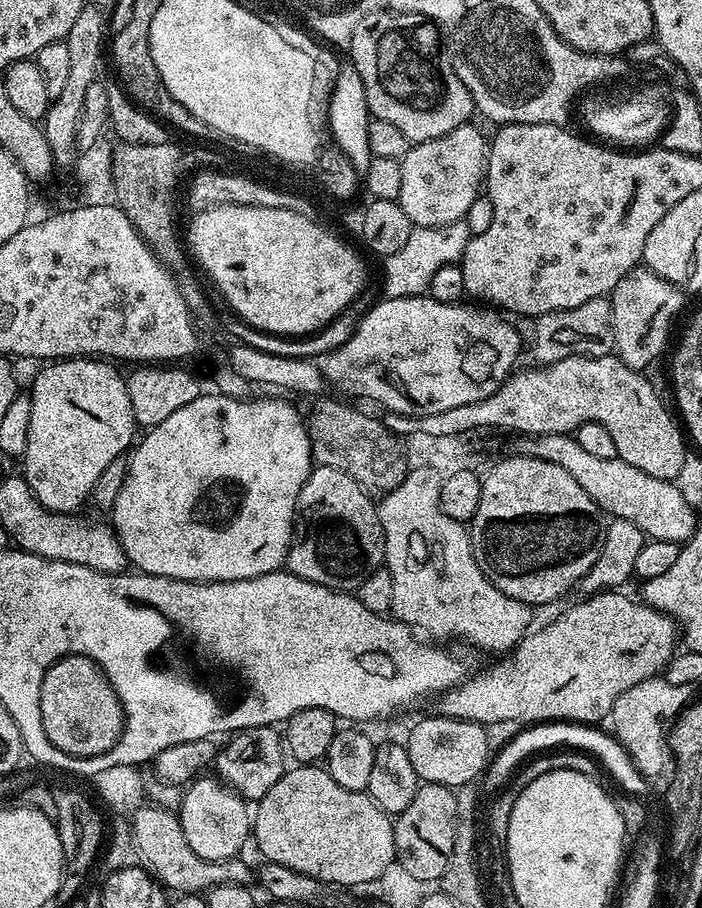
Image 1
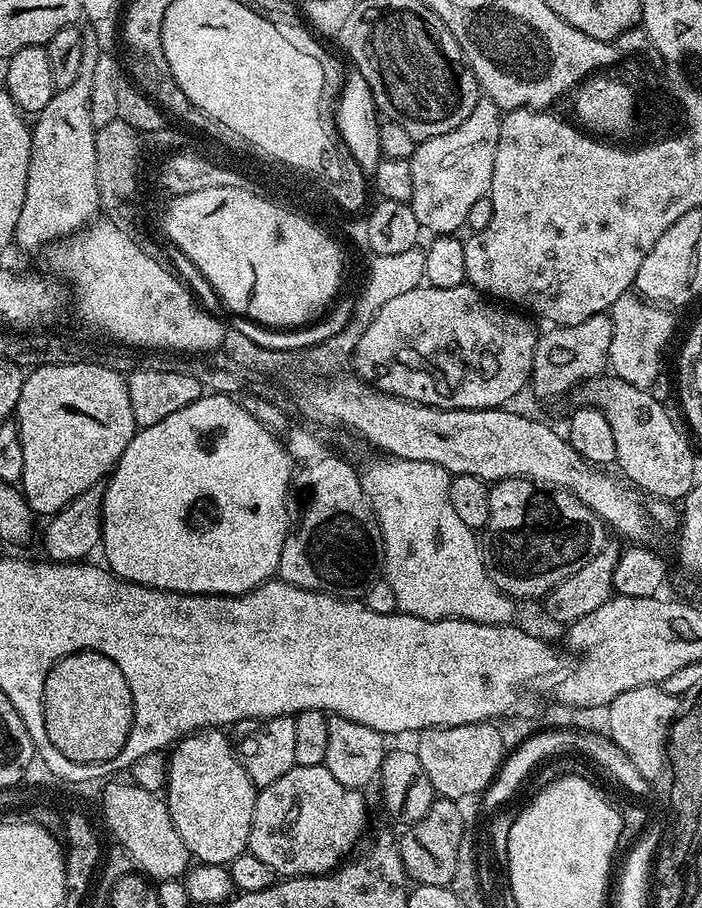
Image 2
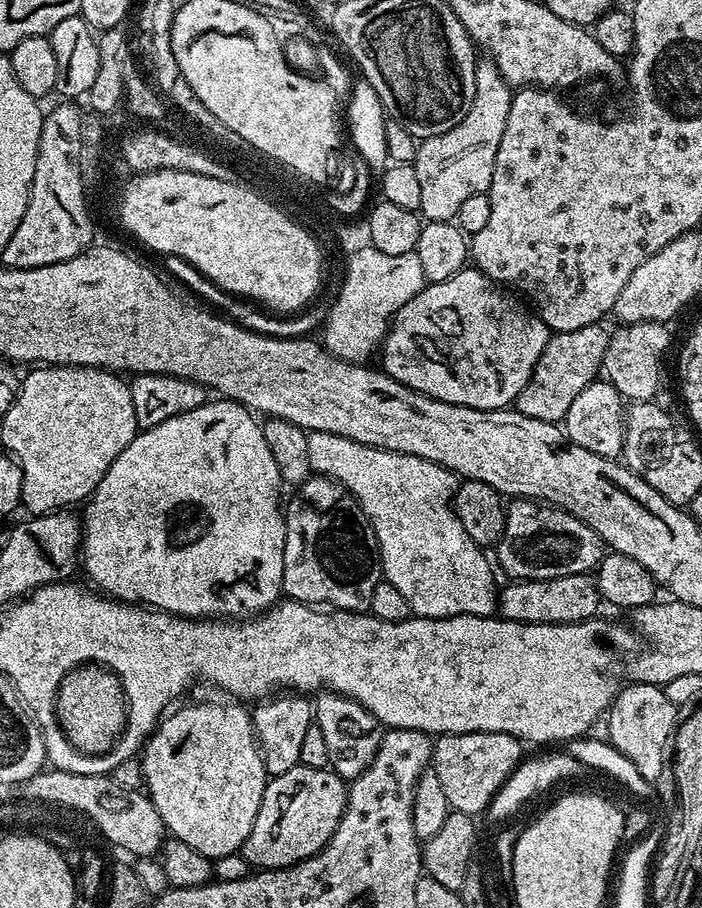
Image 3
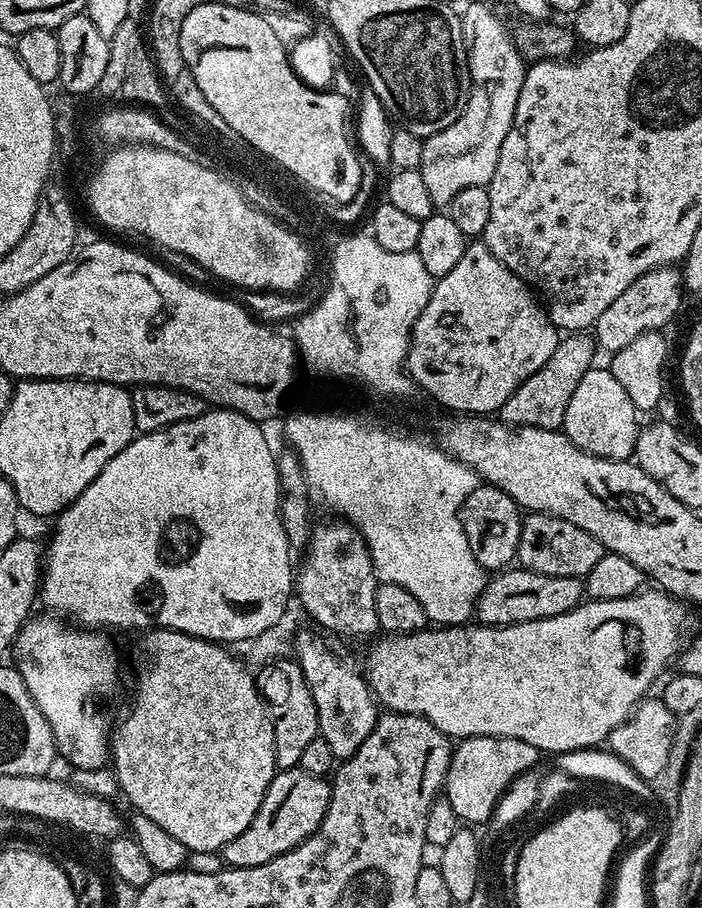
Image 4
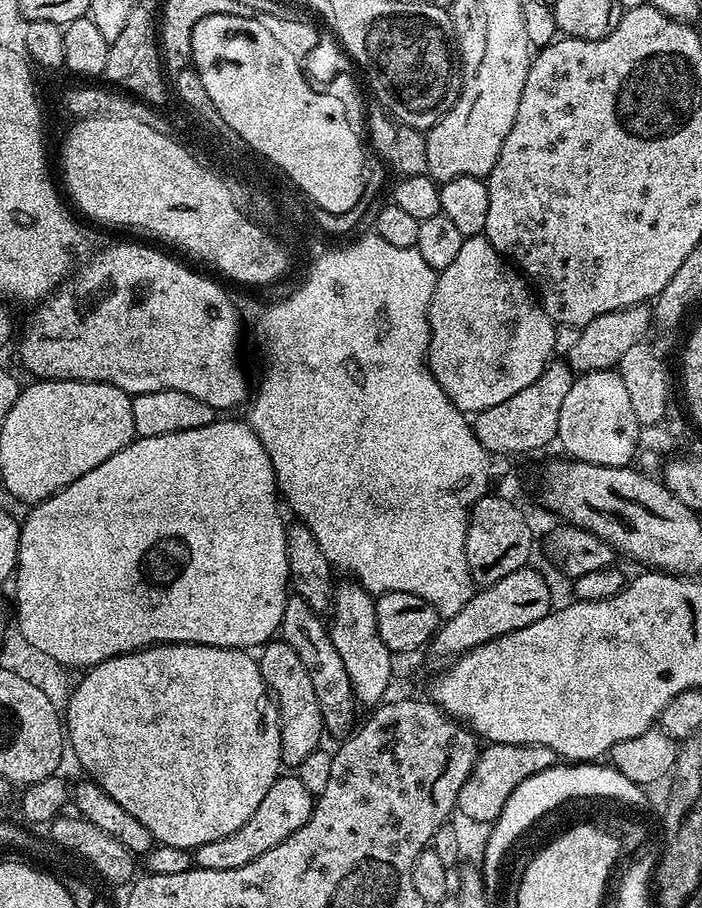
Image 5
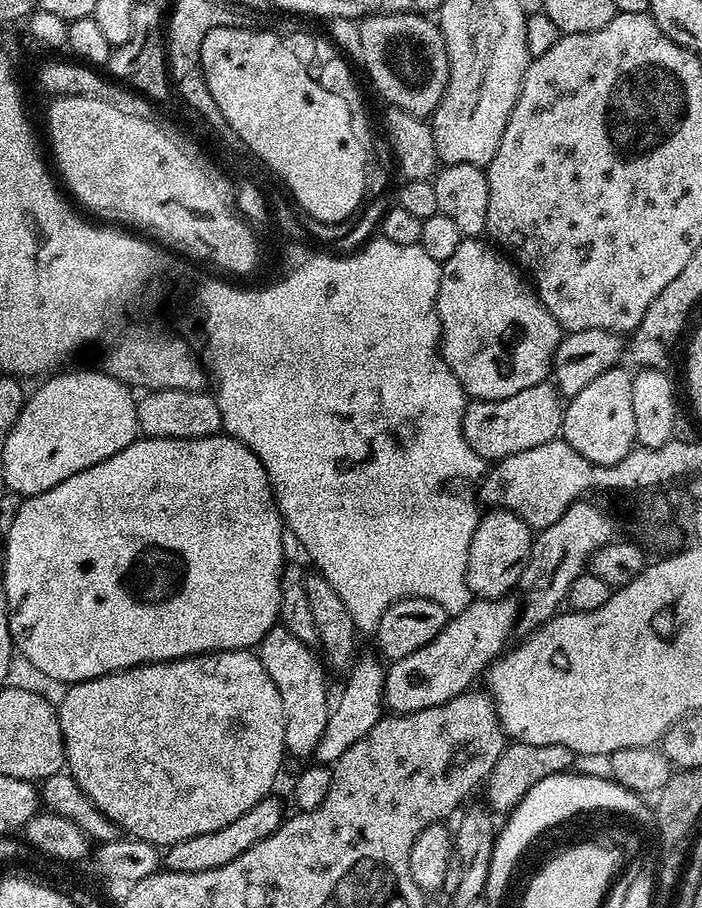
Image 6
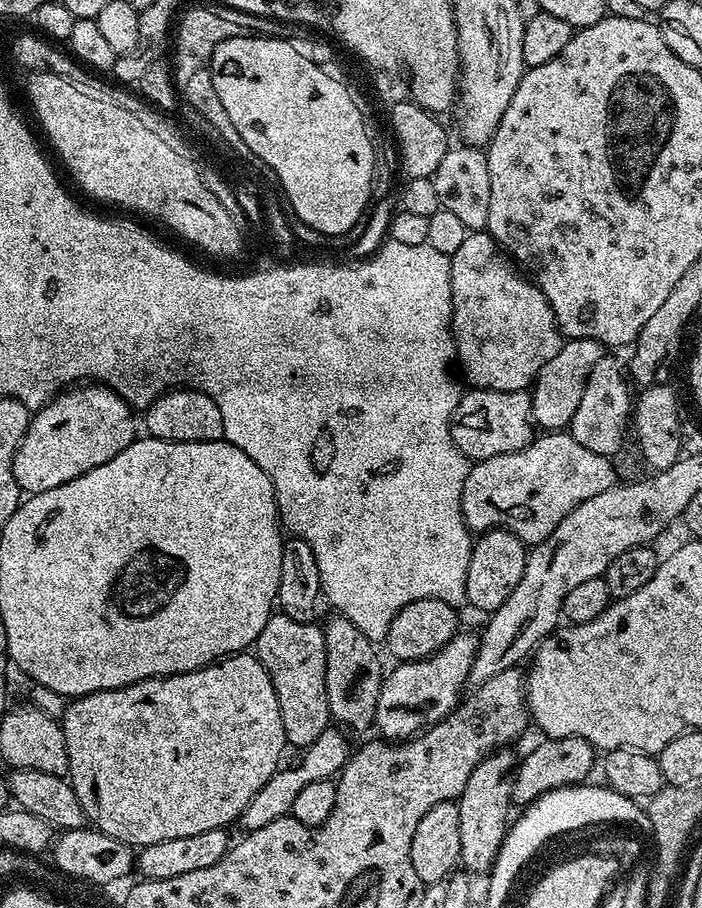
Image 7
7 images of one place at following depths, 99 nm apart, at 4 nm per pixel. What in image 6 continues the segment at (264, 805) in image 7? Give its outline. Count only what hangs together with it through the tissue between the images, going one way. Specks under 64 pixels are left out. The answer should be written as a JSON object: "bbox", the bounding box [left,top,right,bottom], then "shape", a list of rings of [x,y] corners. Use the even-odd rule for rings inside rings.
{"bbox":[314,659,386,765],"shape":[[[379,659],[361,660],[347,669],[348,681],[344,684],[344,689],[340,692],[340,701],[335,701],[334,707],[328,713],[326,730],[318,742],[314,756],[319,763],[333,765],[358,738],[366,738],[370,730],[380,721],[380,717],[385,715],[386,705],[384,702],[384,674],[385,665]]]}

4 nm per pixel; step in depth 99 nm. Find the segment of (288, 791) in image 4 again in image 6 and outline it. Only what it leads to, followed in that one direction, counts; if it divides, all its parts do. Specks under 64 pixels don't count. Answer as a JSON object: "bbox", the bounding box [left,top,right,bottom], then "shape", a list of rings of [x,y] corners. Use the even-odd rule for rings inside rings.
{"bbox":[166,795,286,872],"shape":[[[275,795],[269,796],[258,806],[246,810],[242,818],[230,822],[230,826],[222,826],[222,830],[214,830],[210,834],[198,834],[198,838],[186,838],[177,844],[169,844],[166,848],[166,868],[170,872],[201,872],[214,870],[218,866],[226,866],[226,862],[234,862],[238,854],[246,854],[250,846],[254,846],[262,838],[266,838],[274,830],[278,830],[281,820],[285,819],[286,812],[280,809]]]}

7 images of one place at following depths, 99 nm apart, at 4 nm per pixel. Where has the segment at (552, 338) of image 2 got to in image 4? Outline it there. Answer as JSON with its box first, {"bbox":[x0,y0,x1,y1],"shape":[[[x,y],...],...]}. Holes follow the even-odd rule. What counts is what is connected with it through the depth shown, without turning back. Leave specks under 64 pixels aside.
{"bbox":[498,335,598,429],"shape":[[[565,335],[561,339],[560,345],[554,350],[554,354],[550,354],[546,366],[542,366],[537,372],[530,374],[528,380],[522,382],[522,386],[518,386],[518,390],[514,390],[514,394],[510,398],[506,398],[504,405],[498,409],[499,419],[503,420],[506,424],[512,425],[513,428],[534,426],[535,428],[563,429],[564,419],[566,418],[566,406],[570,406],[570,398],[574,395],[578,382],[582,382],[582,374],[586,374],[593,368],[595,360],[592,359],[596,355],[598,355],[598,349],[591,335]]]}

